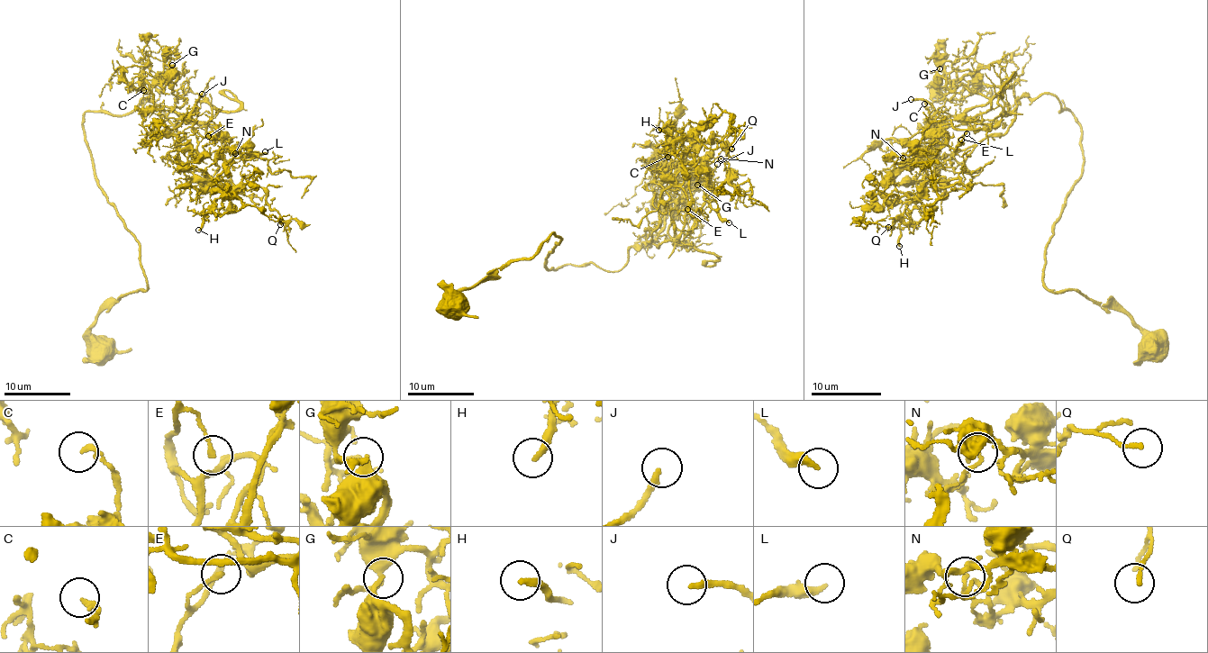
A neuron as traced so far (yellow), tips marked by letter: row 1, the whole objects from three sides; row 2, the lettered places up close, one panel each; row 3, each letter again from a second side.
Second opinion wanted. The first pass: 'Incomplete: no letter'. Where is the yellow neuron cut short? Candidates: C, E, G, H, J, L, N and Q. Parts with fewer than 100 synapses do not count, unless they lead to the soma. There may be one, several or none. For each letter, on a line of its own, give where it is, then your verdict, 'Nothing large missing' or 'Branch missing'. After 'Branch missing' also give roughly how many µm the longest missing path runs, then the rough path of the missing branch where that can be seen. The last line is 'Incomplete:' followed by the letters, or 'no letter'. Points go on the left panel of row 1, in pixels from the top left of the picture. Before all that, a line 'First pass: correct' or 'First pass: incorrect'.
First pass: incorrect
C: Place: (143, 90). Nothing large missing
E: Place: (208, 136). Nothing large missing
G: Place: (172, 65). Nothing large missing
H: Place: (198, 230). Nothing large missing
J: Place: (202, 94). Branch missing. Missing length about 20 µm. Course of what is missing: (202, 94), (208, 110), (213, 114), (228, 119), (235, 128), (266, 129), (289, 122), (293, 123), (291, 125)
L: Place: (265, 151). Nothing large missing
N: Place: (235, 153). Nothing large missing
Q: Place: (280, 224). Nothing large missing
Incomplete: J

